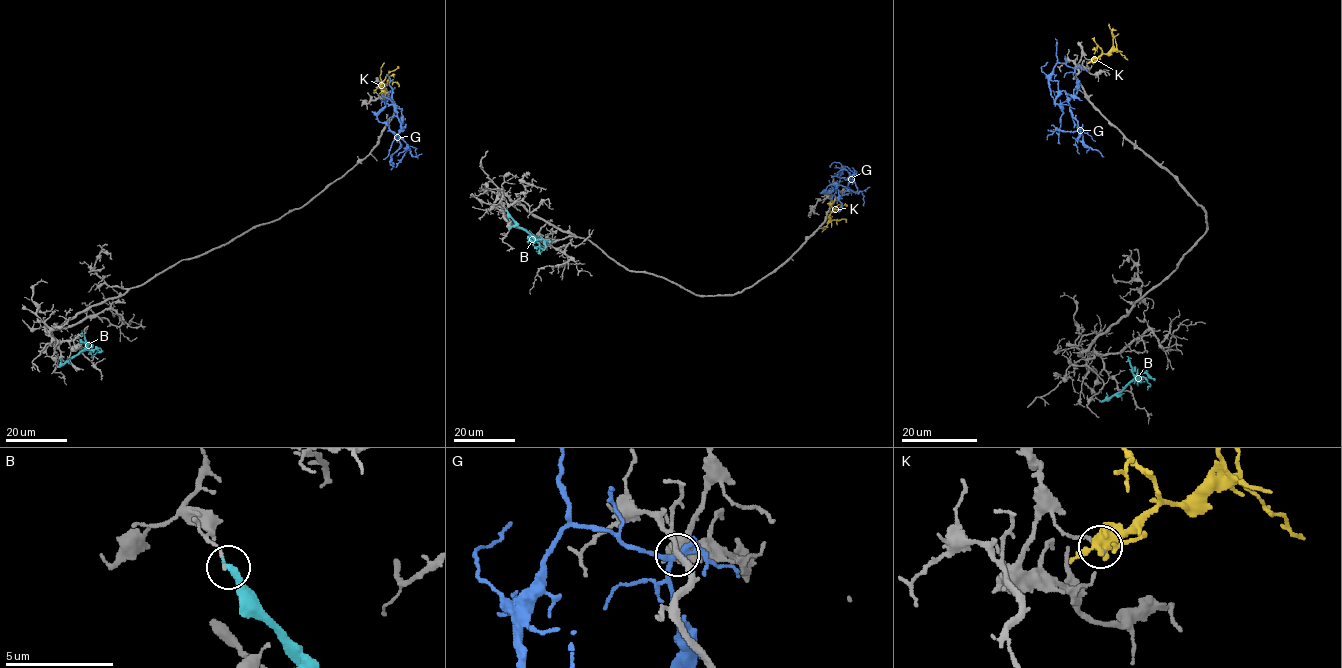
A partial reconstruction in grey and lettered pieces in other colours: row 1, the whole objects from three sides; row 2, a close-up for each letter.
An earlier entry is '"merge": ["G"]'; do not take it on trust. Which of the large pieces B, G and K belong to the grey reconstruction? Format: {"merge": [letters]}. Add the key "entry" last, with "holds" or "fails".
{"merge": [], "entry": "fails"}

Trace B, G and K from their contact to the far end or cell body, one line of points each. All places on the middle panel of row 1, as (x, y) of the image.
B: (506, 210), (519, 227), (535, 239), (544, 241), (543, 249), (539, 247)
G: (836, 190), (824, 191), (828, 185), (836, 184), (857, 192), (854, 173), (845, 166)
K: (830, 203), (833, 211), (828, 222), (832, 216)

